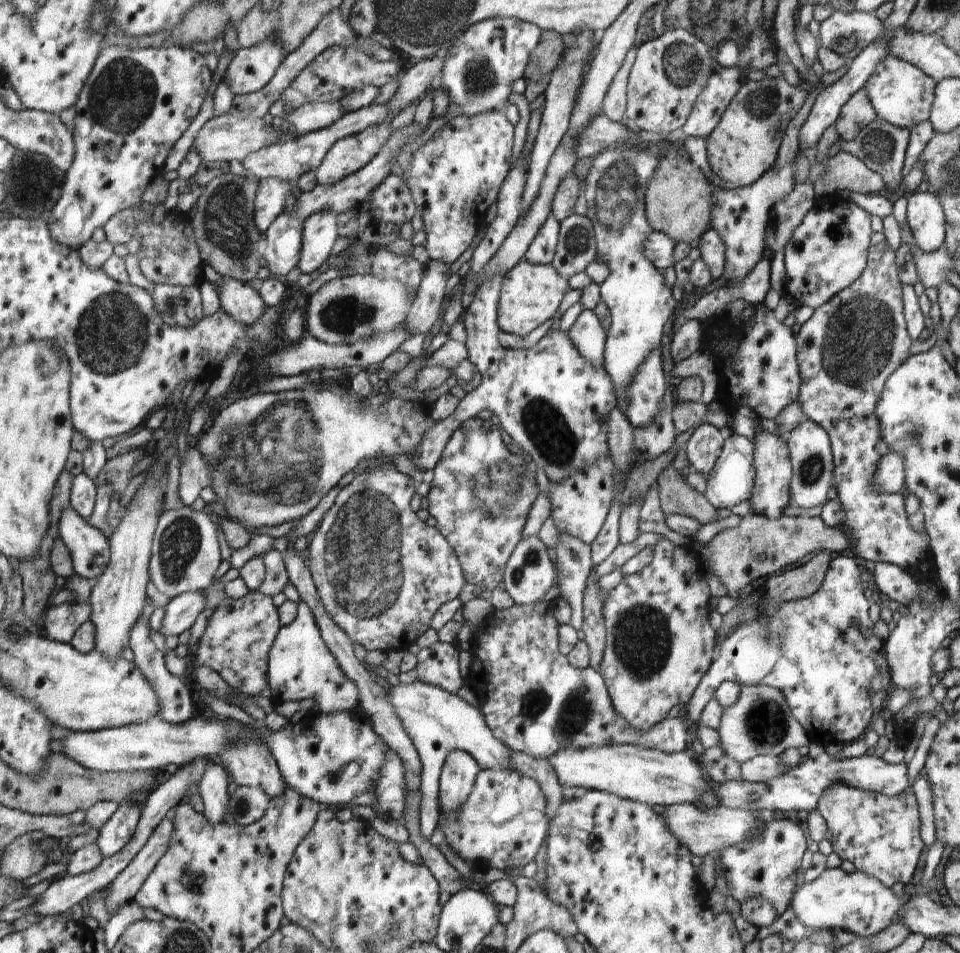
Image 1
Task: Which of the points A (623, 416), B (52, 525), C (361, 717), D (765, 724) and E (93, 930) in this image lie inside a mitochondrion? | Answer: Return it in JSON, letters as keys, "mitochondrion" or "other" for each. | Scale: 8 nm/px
{"A":"other","B":"other","C":"other","D":"mitochondrion","E":"other"}

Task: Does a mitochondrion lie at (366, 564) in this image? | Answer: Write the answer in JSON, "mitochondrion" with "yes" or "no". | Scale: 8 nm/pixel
{"mitochondrion":"yes"}

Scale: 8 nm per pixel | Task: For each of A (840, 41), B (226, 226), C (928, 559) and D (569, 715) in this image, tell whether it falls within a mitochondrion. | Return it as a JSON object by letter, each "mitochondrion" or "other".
{"A":"other","B":"mitochondrion","C":"other","D":"mitochondrion"}

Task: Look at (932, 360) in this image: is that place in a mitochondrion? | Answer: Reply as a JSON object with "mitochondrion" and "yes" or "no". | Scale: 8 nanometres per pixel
{"mitochondrion":"no"}

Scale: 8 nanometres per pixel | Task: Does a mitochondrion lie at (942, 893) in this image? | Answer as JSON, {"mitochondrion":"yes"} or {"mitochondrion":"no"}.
{"mitochondrion":"no"}

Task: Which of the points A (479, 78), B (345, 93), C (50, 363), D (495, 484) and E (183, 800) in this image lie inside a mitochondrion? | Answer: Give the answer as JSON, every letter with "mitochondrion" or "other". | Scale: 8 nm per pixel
{"A":"mitochondrion","B":"other","C":"mitochondrion","D":"mitochondrion","E":"other"}

